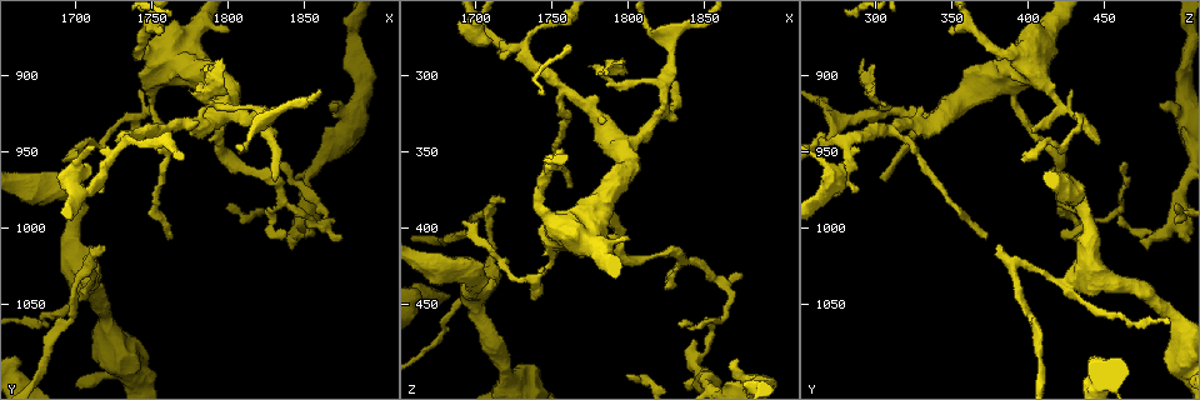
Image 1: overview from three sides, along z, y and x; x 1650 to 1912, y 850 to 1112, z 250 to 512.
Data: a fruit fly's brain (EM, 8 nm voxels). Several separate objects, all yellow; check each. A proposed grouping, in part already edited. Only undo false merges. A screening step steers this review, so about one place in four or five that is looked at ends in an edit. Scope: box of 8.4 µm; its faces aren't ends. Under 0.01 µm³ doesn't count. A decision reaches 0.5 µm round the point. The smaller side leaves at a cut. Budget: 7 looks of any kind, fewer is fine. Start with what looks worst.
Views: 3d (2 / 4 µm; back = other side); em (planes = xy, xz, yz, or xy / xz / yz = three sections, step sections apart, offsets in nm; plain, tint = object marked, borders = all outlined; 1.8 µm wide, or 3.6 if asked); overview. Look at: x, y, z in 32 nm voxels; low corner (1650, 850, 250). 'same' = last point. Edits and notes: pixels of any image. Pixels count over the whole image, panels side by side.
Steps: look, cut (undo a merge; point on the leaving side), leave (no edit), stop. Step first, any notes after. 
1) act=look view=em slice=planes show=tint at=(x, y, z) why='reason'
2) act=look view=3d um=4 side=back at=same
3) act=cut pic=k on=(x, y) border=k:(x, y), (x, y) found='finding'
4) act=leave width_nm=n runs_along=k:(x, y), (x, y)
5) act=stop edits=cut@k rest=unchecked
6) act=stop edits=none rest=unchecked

act=look view=em slice=xy step=16 show=tint at=(1712, 1034, 418) why='three-way junction'

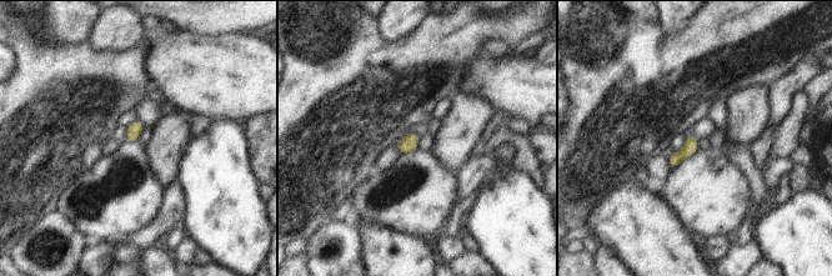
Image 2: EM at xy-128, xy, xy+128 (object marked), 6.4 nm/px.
act=look view=em slice=planes show=tint at=same why='cut it another way'

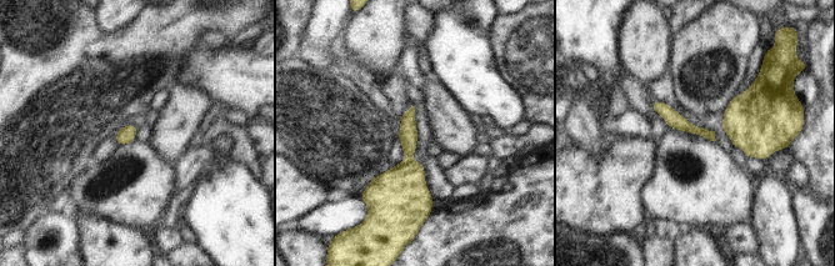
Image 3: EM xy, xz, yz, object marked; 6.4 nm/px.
act=cut pic=3 on=(408, 135) part_leaving=3:(655, 104), (676, 121), (711, 136) found='a second neuron is stuck on'

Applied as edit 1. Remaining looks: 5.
act=look view=em slice=planes show=tint at=(1824, 922, 308) why='three-way junction'

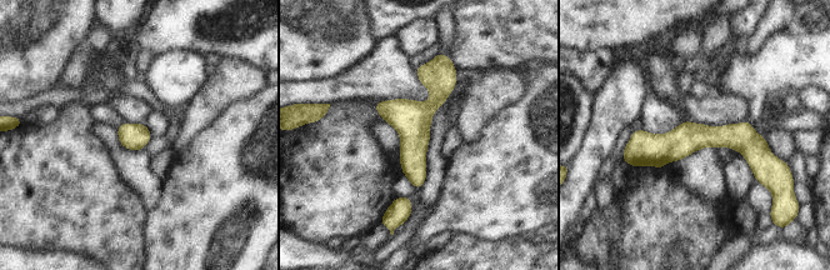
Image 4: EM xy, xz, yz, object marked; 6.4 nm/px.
act=leave runs_along=4:(626, 150), (741, 136), (769, 158) found='continuous, no second neuron'

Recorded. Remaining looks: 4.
act=look view=3d um=2 at=(1700, 986, 436) why='narrows sharply'

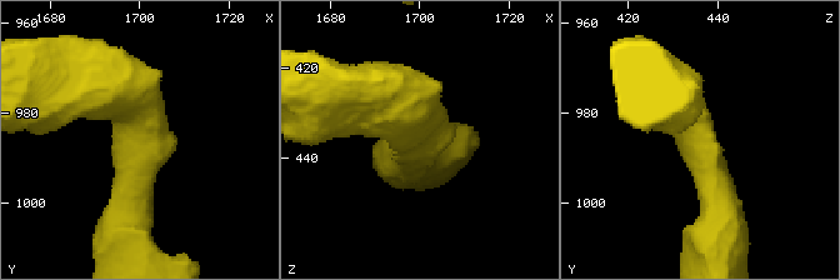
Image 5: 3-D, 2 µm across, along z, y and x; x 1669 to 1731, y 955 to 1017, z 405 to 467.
act=look view=em slice=planes show=tint at=(1699, 984, 435) arm_widths_nm=380,480 why='shape alone is not enough'

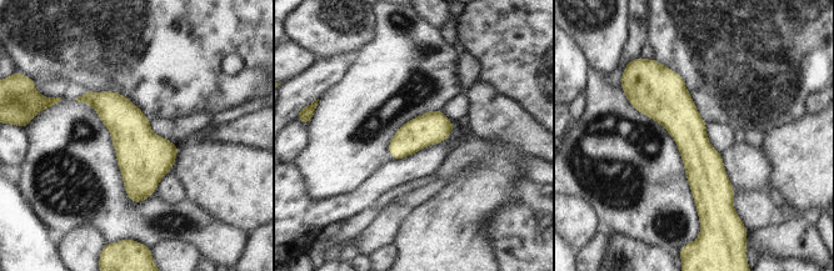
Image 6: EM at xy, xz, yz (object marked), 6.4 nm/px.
act=leave found='continuous, no second neuron'

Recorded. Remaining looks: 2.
act=stop edits=cut@3 rest=unchecked

